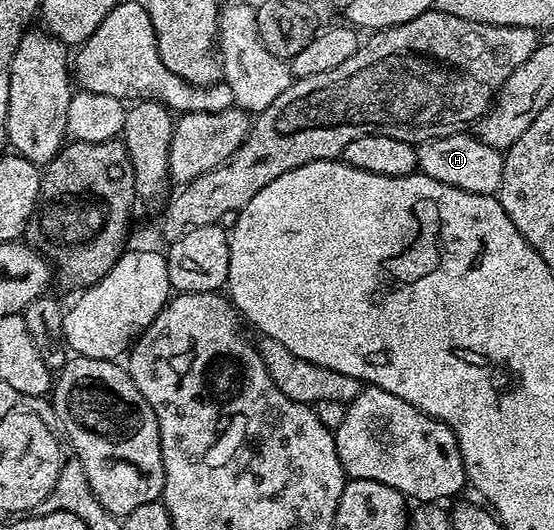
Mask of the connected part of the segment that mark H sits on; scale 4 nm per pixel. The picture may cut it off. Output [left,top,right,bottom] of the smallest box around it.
[415,132,504,195]

